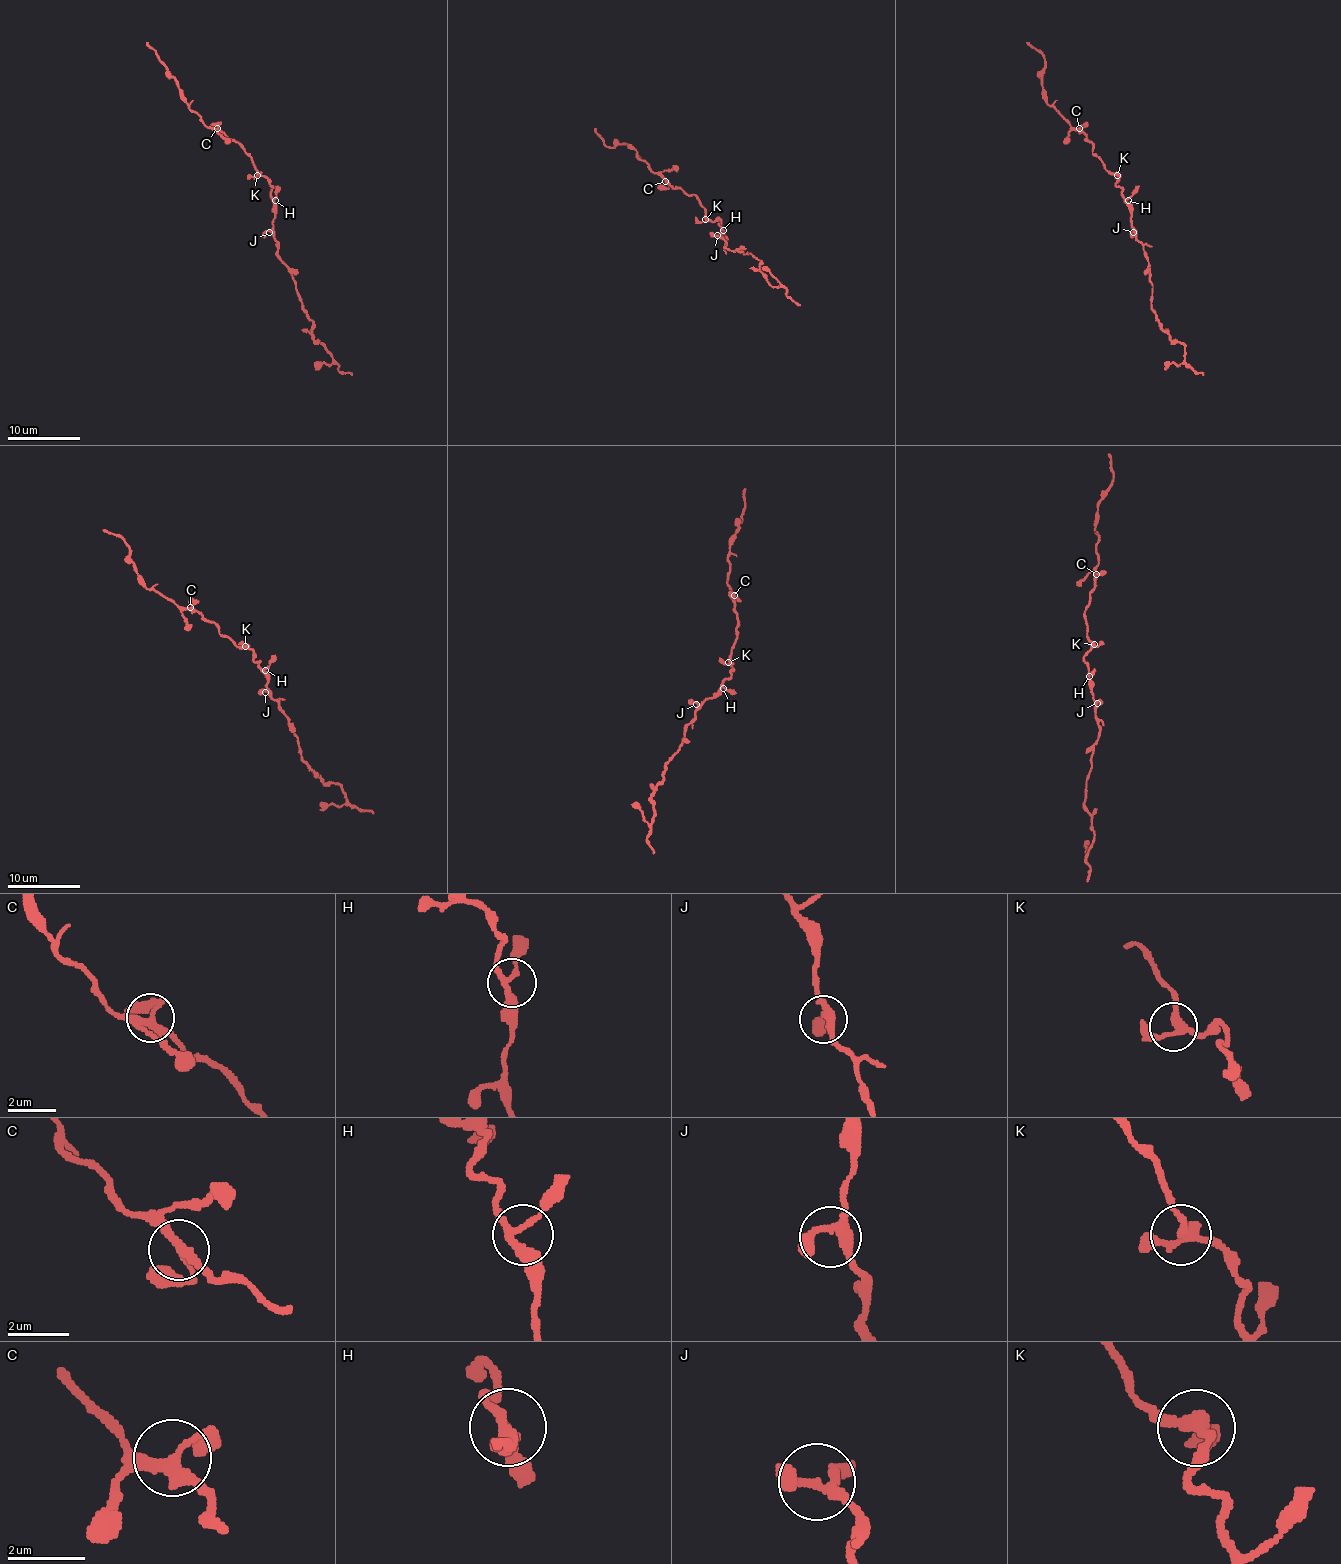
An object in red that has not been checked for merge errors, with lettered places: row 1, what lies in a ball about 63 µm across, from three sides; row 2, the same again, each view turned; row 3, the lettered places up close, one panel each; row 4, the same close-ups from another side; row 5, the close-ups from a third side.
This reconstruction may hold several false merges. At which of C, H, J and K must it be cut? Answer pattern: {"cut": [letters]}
{"cut": []}

